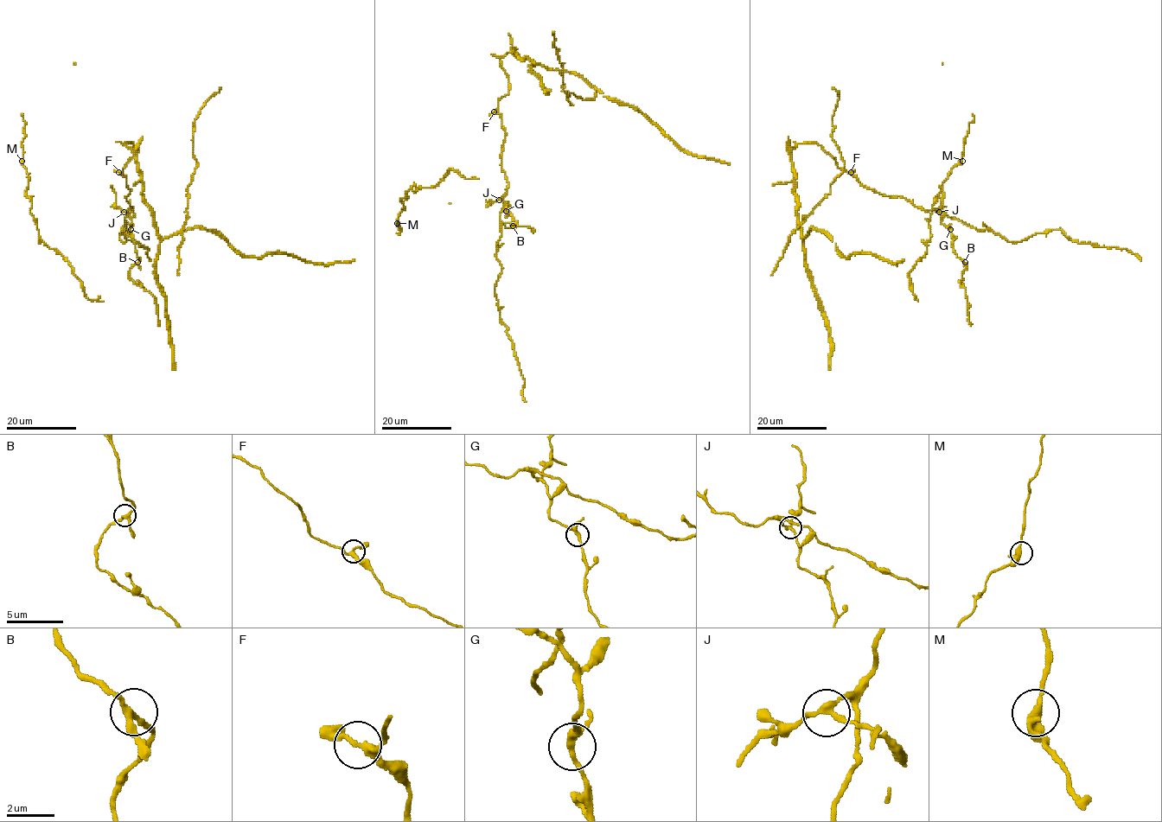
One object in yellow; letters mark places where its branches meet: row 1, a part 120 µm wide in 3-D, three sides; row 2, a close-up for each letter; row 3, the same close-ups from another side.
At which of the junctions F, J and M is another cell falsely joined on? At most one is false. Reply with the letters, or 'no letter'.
J

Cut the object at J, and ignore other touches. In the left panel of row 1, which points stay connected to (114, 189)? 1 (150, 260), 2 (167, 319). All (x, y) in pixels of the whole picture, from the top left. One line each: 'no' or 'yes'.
1: no
2: no

